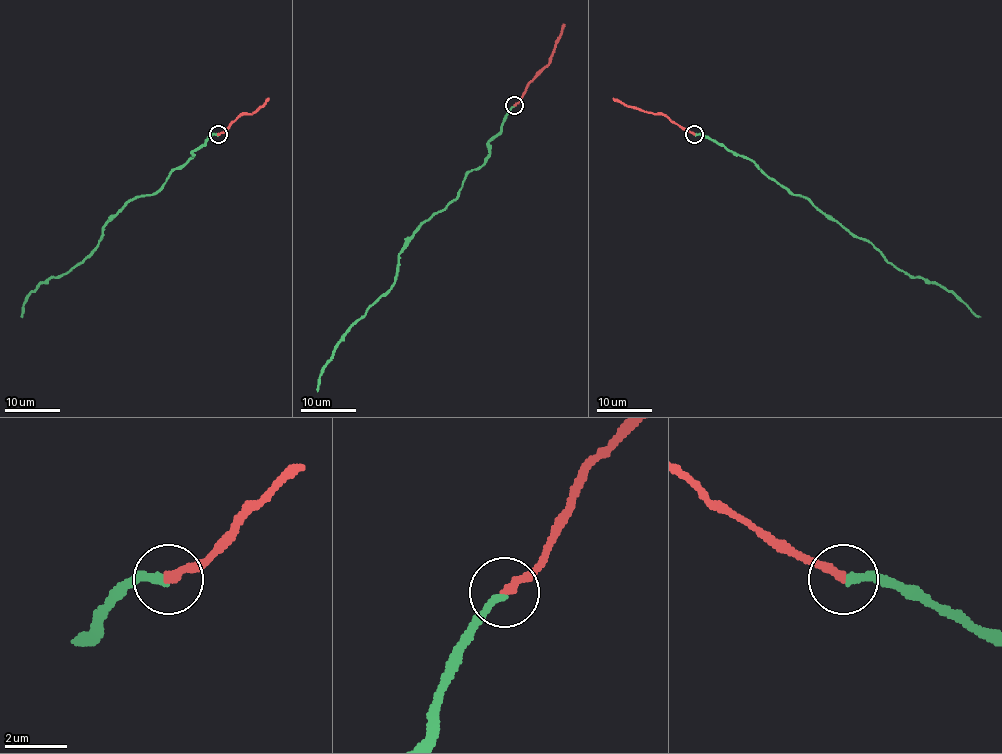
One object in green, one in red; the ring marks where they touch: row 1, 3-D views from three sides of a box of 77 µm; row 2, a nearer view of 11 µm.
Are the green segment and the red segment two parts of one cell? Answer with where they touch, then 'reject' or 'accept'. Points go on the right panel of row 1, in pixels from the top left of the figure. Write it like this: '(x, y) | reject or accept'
(694, 134) | accept

